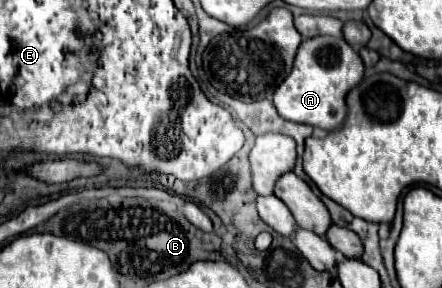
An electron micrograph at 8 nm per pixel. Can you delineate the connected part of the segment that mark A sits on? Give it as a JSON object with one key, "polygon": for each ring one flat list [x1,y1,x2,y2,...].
{"polygon":[[329,35,311,37,299,45,293,69,285,77,285,81,277,87,273,103,283,119,333,131,341,127,345,119,347,113,345,95,349,93,349,89,353,89,353,85,361,81,361,77,363,77,363,61,359,53,355,53,343,37]]}

